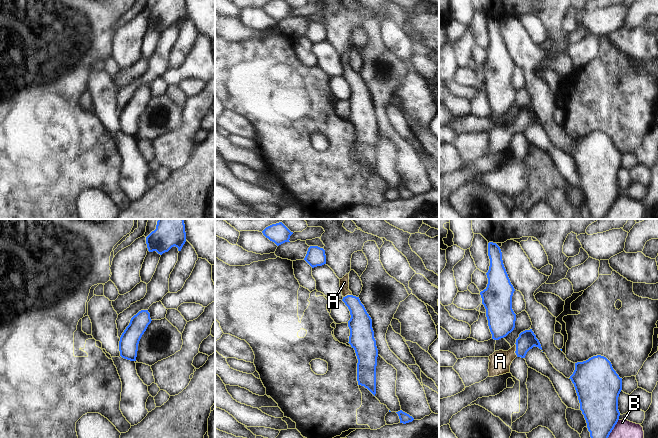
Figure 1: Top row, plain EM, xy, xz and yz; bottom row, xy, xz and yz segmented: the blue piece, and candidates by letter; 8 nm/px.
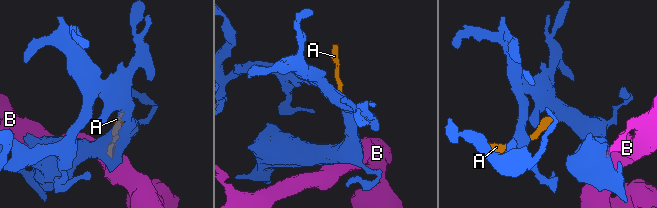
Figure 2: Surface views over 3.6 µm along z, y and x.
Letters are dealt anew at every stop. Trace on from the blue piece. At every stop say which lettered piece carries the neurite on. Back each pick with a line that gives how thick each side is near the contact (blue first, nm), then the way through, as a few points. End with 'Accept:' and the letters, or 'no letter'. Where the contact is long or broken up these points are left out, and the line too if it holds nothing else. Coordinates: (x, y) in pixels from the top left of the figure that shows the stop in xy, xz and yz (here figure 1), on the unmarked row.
A: 150 nm thick on the blue side, 170 nm on the other; runs through yz (527, 115), (516, 126), (500, 137)
Accept: A

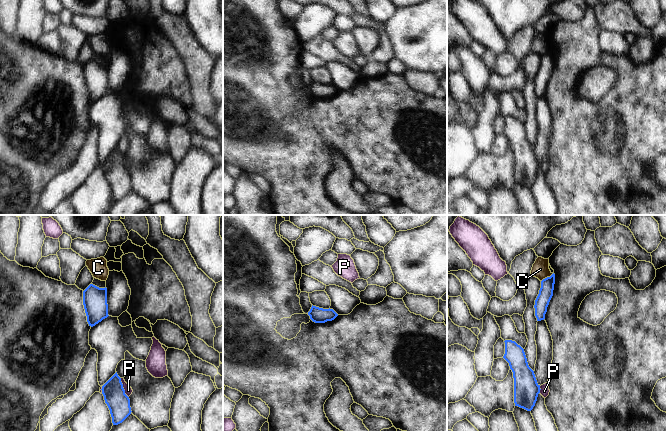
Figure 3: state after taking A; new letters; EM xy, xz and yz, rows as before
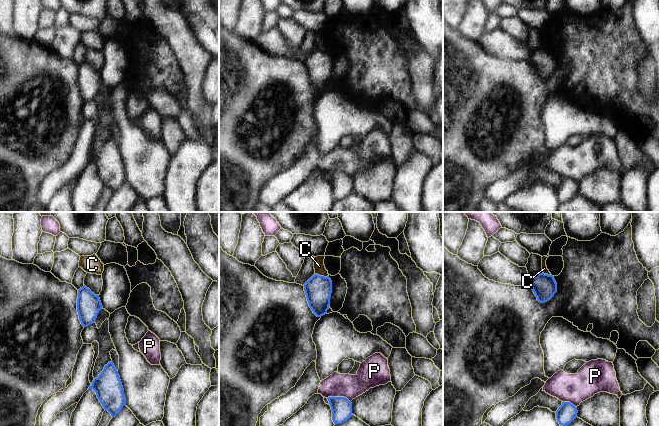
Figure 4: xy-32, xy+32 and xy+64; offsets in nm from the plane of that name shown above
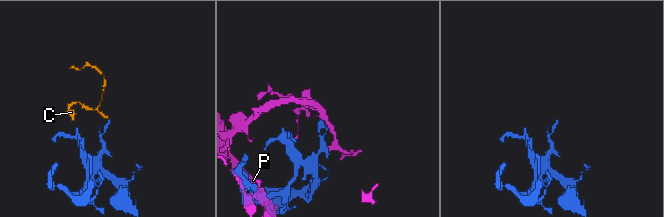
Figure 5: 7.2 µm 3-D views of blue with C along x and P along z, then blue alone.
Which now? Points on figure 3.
Accept: no letter

